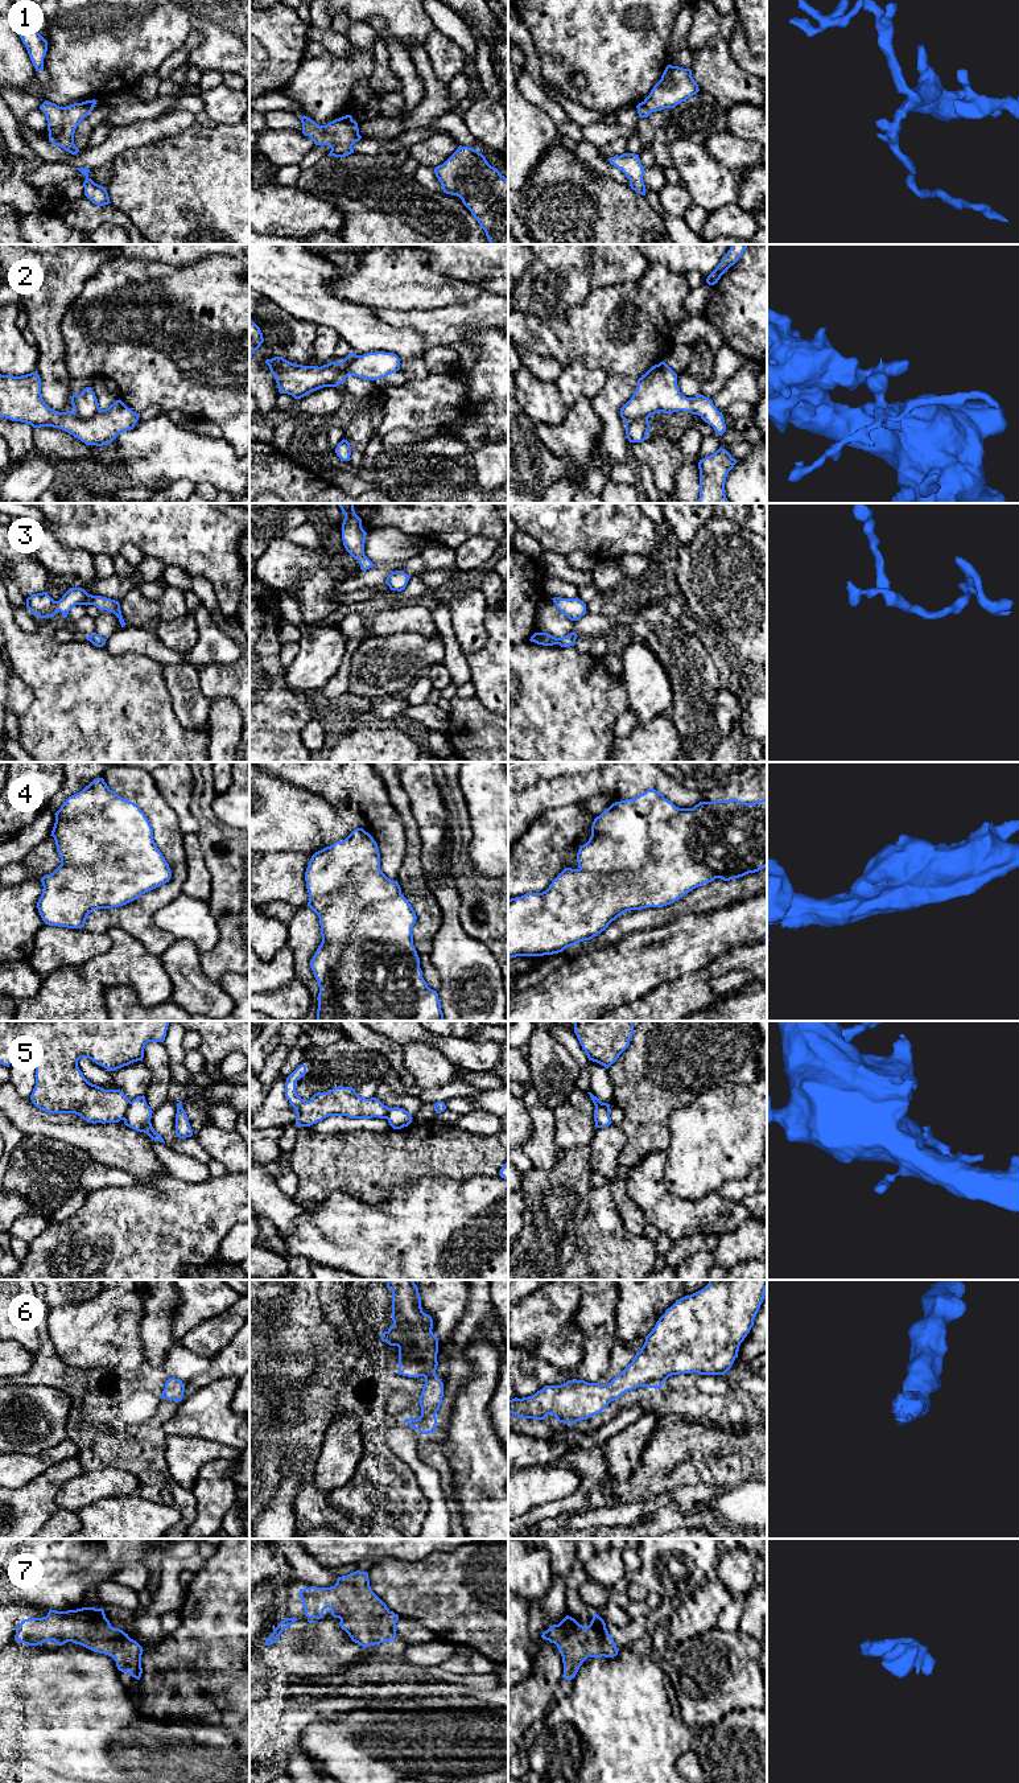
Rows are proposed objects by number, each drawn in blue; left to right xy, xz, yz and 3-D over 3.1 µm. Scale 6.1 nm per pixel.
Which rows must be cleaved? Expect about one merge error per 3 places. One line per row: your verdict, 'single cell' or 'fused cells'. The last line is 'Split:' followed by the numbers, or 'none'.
1: single cell
2: fused cells
3: single cell
4: single cell
5: fused cells
6: single cell
7: single cell
Split: 2, 5

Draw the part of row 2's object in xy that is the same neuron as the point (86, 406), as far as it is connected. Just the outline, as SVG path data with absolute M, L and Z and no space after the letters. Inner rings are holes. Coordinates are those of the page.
M86 387L79 395L71 396L75 415L82 420L90 420L99 412L99 403L91 387Z

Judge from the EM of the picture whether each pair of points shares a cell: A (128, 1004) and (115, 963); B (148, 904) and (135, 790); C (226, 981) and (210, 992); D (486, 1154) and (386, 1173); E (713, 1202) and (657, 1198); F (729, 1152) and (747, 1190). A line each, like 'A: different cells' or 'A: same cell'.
A: different cells
B: same cell
C: different cells
D: same cell
E: same cell
F: different cells

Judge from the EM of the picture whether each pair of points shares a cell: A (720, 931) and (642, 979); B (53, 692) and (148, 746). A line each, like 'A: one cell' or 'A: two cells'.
A: one cell
B: one cell

